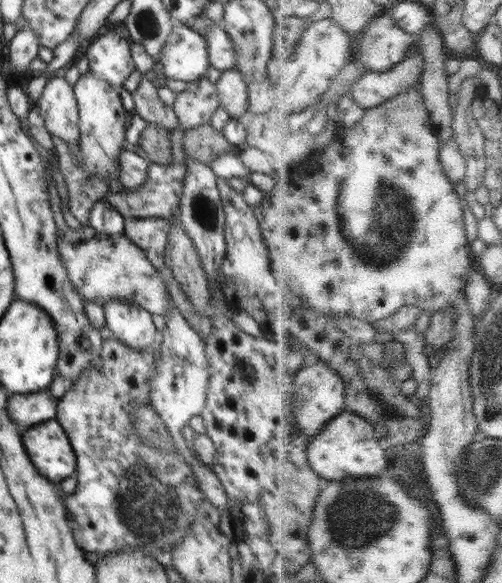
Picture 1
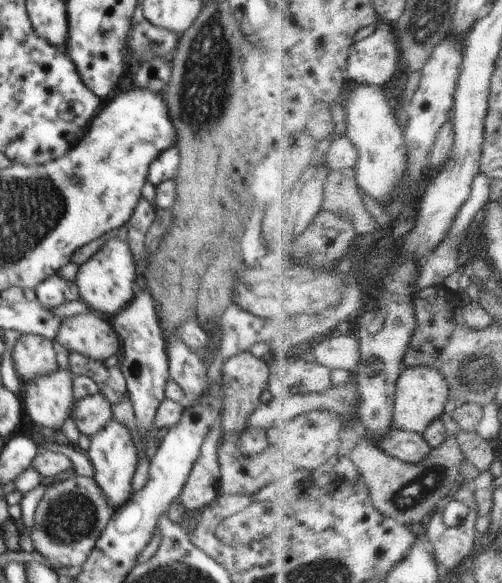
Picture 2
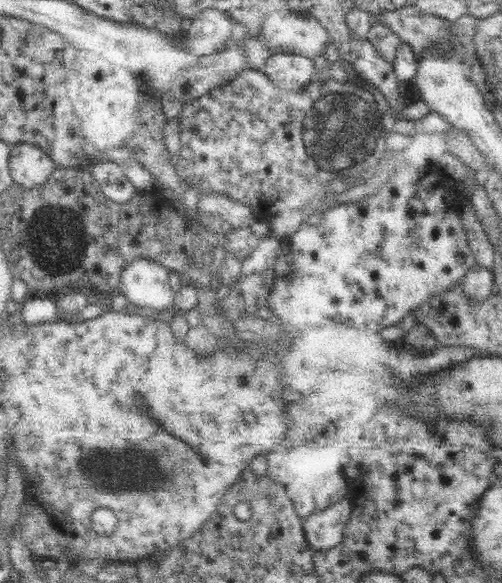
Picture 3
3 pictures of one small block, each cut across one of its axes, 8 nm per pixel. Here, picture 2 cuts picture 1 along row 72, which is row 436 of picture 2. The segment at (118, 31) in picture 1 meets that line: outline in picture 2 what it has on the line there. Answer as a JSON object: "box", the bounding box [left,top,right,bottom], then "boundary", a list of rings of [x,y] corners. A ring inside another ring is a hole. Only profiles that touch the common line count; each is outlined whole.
{"box":[86,418,139,511],"boundary":[[[113,418],[90,439],[90,446],[86,454],[93,464],[93,479],[101,488],[108,504],[116,511],[126,504],[134,494],[131,482],[139,461],[135,442],[127,426]]]}

